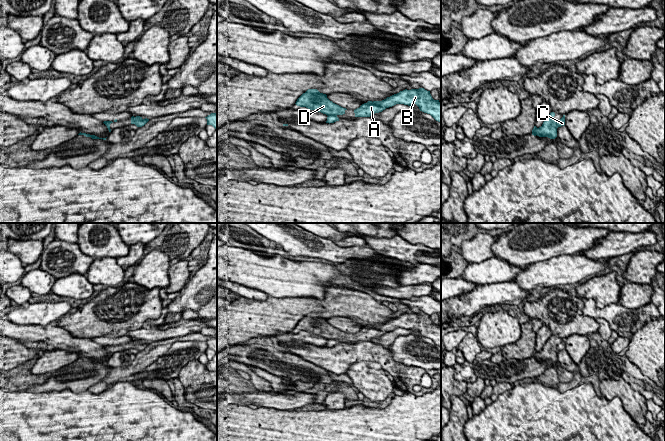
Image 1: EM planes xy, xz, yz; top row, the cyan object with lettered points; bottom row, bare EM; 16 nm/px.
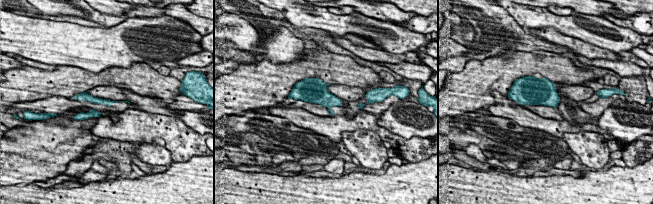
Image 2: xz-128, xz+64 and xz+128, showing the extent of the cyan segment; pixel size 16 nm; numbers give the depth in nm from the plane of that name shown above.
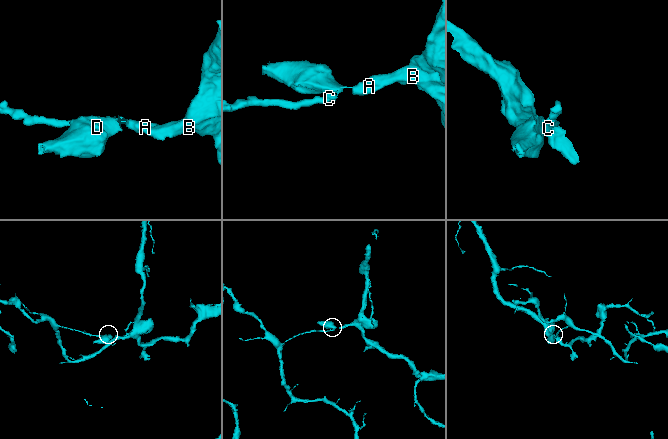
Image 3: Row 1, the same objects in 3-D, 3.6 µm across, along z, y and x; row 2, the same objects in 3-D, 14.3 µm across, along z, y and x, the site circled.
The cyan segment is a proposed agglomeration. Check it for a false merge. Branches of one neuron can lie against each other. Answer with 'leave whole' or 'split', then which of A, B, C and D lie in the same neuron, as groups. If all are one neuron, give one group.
split | A B D / C

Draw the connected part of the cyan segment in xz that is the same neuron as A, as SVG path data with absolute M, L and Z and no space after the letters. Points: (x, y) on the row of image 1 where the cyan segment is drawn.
M424 88L403 90L382 101L368 101L354 110L355 117L370 117L372 114L382 112L386 108L396 104L411 106L416 104L420 111L430 114L436 121L441 123L441 103L434 100L430 91Z

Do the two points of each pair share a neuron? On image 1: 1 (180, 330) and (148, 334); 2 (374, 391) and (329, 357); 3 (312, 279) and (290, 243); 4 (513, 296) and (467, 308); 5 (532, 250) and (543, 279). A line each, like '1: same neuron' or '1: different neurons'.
1: same neuron
2: different neurons
3: different neurons
4: same neuron
5: different neurons

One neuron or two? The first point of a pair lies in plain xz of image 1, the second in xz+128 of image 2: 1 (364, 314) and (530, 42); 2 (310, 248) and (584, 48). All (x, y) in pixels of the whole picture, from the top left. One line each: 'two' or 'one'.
1: two
2: two

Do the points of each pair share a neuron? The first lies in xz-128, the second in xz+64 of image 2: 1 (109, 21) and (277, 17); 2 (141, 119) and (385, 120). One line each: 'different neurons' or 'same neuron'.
1: different neurons
2: different neurons

